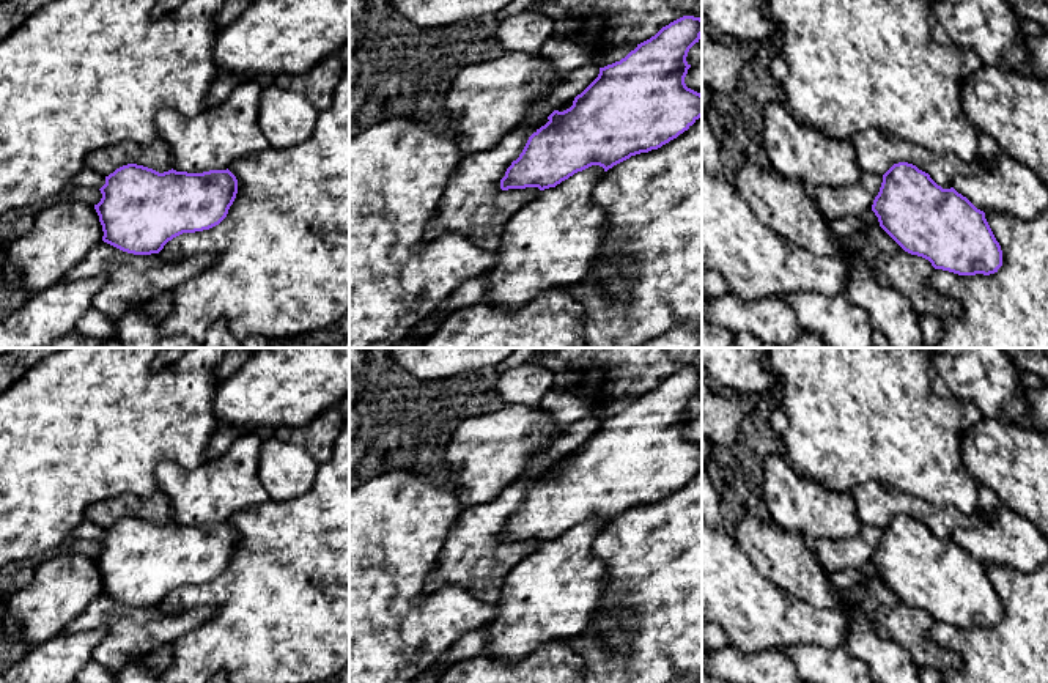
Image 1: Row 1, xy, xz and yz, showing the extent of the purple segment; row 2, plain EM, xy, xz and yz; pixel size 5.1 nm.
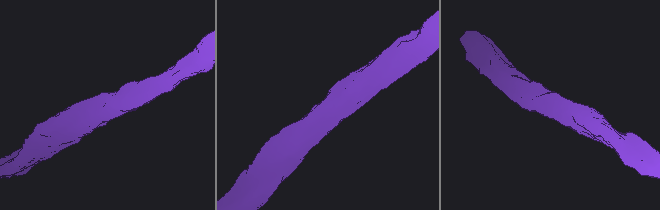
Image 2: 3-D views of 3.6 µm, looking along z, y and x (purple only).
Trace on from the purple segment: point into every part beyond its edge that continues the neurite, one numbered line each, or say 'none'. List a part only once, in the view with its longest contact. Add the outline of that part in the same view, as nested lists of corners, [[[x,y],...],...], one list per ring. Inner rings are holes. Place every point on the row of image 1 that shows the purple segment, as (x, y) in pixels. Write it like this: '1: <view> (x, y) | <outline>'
none

